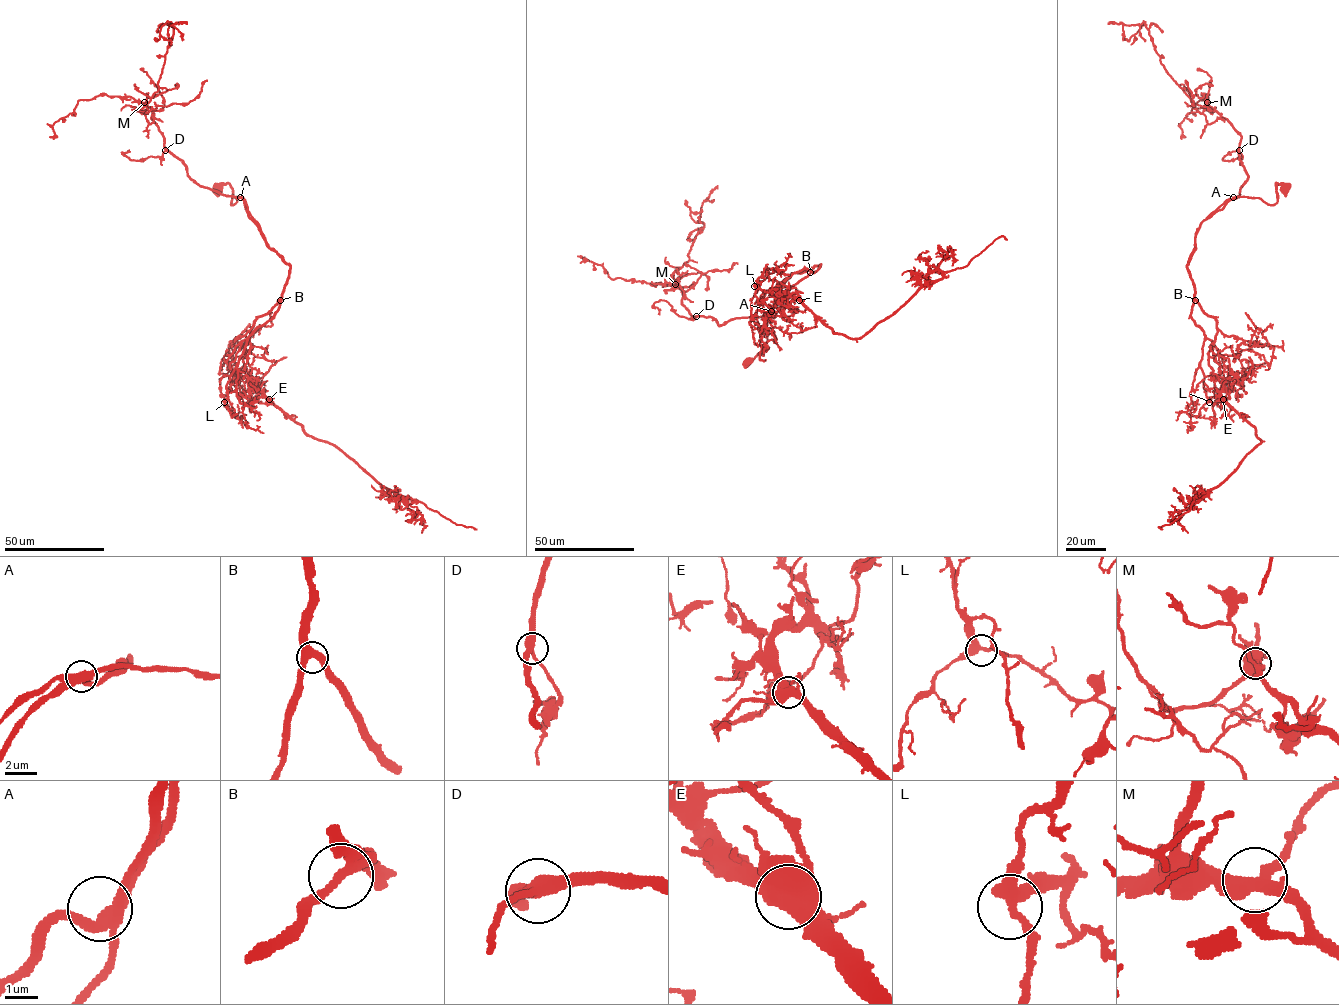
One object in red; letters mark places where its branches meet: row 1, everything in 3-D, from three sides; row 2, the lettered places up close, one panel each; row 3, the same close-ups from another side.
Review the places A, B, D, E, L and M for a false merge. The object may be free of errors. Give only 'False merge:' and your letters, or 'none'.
False merge: E

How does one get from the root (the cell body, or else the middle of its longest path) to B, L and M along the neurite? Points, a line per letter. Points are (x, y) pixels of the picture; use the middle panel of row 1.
B: (747, 362), (763, 354), (767, 321), (780, 287), (794, 272), (806, 272), (820, 264), (810, 272)
L: (747, 362), (763, 354), (780, 287), (794, 272), (820, 264), (754, 286)
M: (747, 362), (763, 354), (771, 312), (721, 325), (711, 317), (694, 318), (675, 284)

